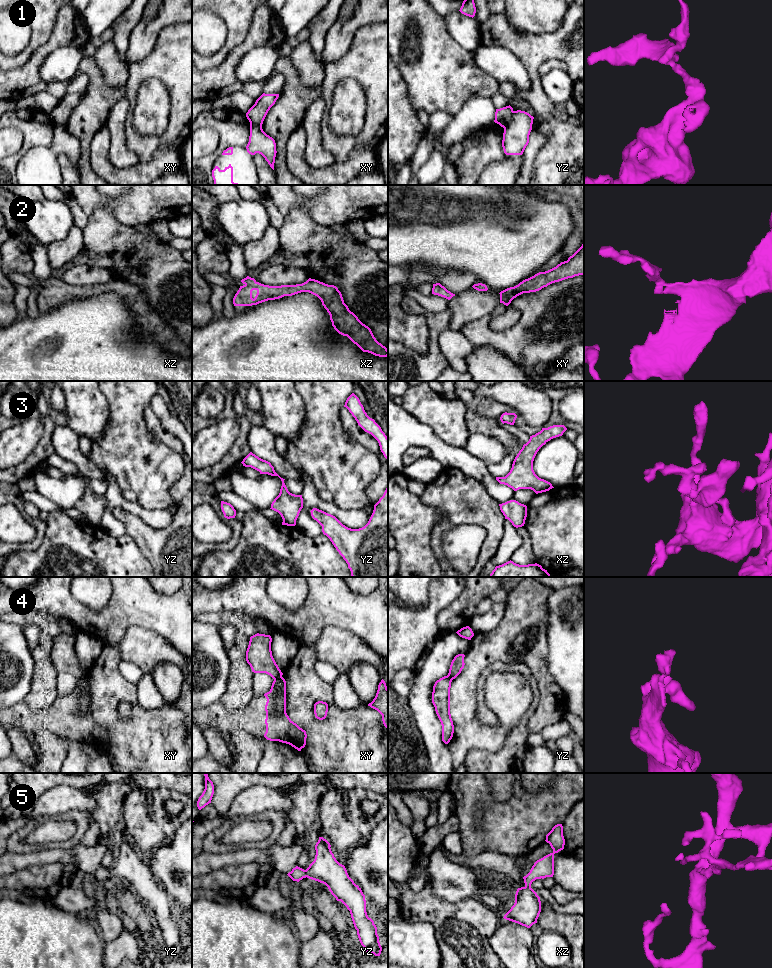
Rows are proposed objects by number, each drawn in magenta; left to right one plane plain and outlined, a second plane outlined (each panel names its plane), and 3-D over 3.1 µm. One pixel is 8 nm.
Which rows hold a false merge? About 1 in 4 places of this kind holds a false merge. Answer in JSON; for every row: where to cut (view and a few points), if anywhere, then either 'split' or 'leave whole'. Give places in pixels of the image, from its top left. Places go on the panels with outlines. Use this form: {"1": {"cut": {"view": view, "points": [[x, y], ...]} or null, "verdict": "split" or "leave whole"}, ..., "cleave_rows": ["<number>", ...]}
{"1": {"cut": {"view": "yz", "points": [[513, 111], [511, 120], [504, 128]]}, "verdict": "split"}, "2": {"cut": null, "verdict": "leave whole"}, "3": {"cut": null, "verdict": "leave whole"}, "4": {"cut": {"view": "xy", "points": [[281, 675], [274, 679]]}, "verdict": "split"}, "5": {"cut": null, "verdict": "leave whole"}, "cleave_rows": ["1", "4"]}

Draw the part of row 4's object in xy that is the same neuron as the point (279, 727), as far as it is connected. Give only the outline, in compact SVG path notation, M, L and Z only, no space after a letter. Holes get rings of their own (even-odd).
M282 676L274 679L270 691L264 696L267 699L264 737L270 741L289 744L301 751L306 745L307 734L286 713L285 679Z

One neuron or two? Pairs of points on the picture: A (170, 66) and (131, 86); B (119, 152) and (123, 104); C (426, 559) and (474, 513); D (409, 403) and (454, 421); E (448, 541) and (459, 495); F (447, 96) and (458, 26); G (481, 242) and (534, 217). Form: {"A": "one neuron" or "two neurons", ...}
{"A": "one neuron", "B": "one neuron", "C": "two neurons", "D": "one neuron", "E": "two neurons", "F": "two neurons", "G": "one neuron"}

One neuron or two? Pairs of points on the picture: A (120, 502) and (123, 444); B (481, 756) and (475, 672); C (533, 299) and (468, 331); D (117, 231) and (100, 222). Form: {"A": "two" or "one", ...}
{"A": "two", "B": "two", "C": "one", "D": "one"}

